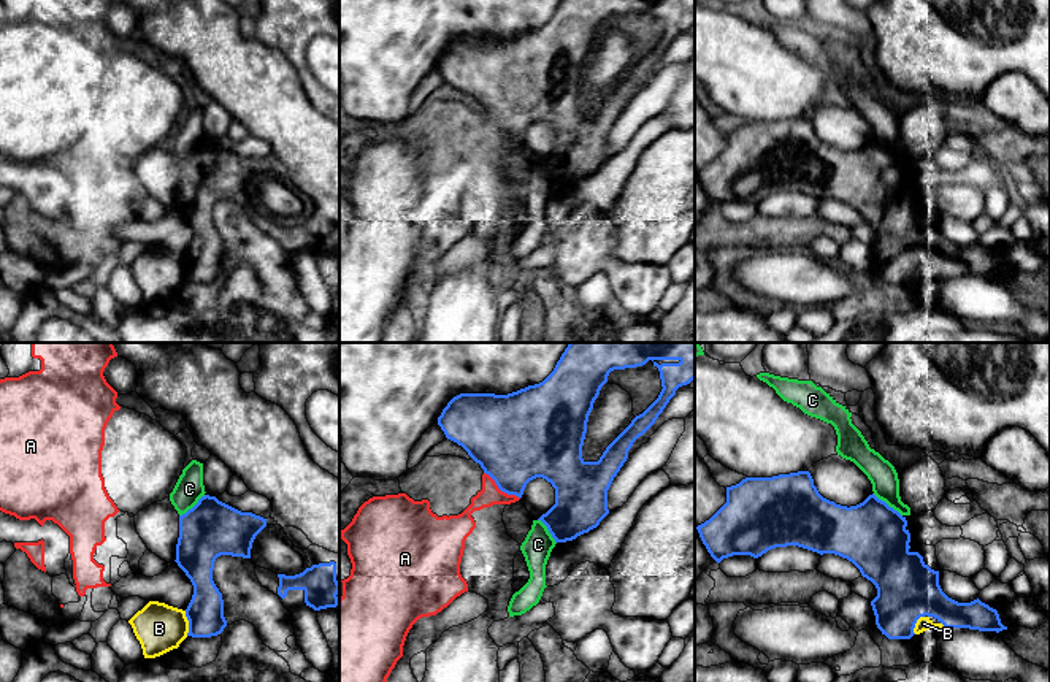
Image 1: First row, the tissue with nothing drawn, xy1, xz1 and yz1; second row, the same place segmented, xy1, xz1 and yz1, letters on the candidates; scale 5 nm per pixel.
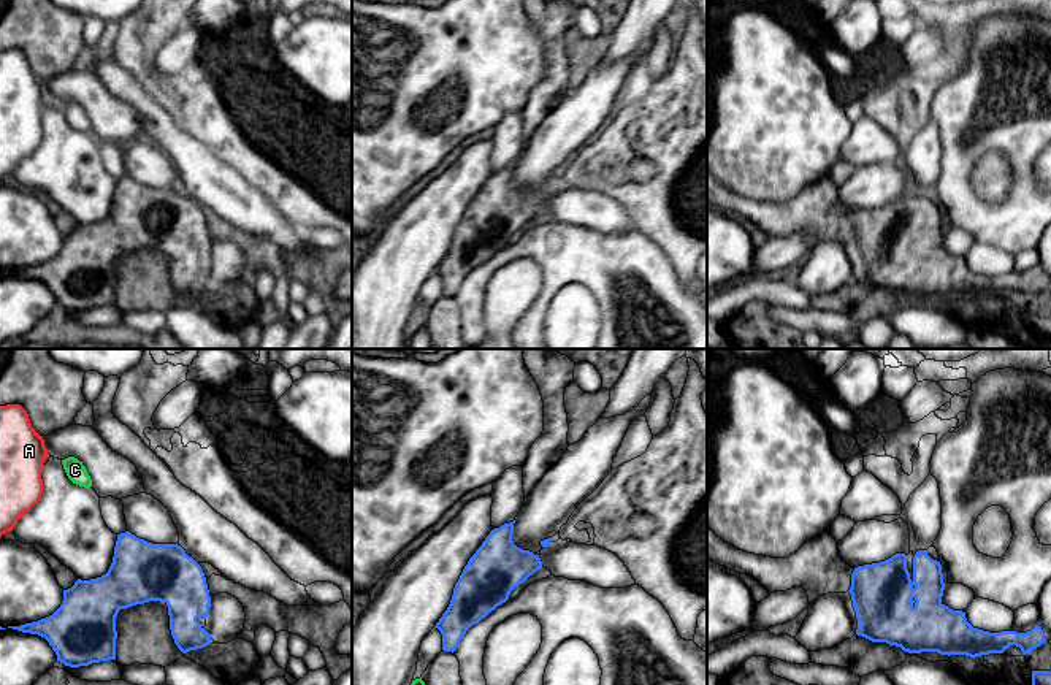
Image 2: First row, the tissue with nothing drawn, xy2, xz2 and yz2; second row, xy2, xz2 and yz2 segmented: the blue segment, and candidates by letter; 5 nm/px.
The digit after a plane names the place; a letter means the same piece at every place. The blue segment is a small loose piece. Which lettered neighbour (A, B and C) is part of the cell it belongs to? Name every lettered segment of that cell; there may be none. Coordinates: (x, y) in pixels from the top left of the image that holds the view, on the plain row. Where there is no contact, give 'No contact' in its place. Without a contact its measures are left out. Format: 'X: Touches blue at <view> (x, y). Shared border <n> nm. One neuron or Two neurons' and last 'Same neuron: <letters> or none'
A: Touches blue at xz1 (502, 135). Shared border 240 nm. Two neurons
B: Touches blue at xy1 (189, 268). Shared border 130 nm. Two neurons
C: Touches blue at yz1 (885, 148). Shared border 190 nm. Two neurons
Same neuron: none

